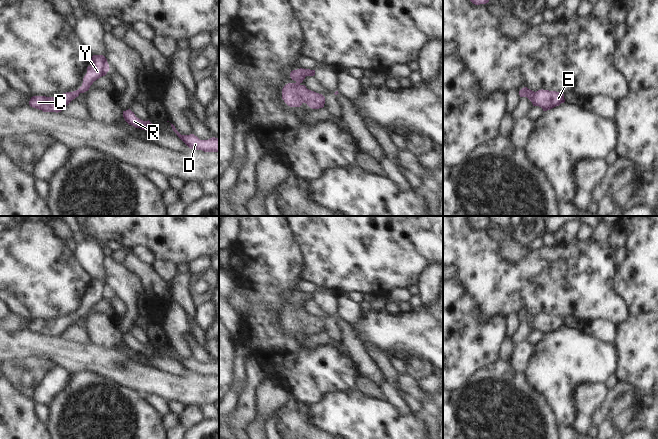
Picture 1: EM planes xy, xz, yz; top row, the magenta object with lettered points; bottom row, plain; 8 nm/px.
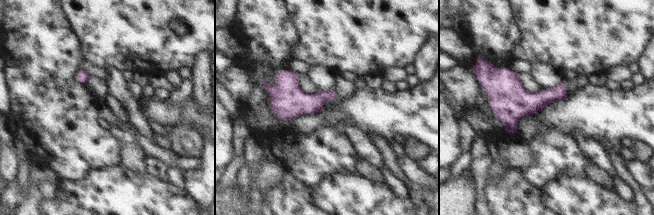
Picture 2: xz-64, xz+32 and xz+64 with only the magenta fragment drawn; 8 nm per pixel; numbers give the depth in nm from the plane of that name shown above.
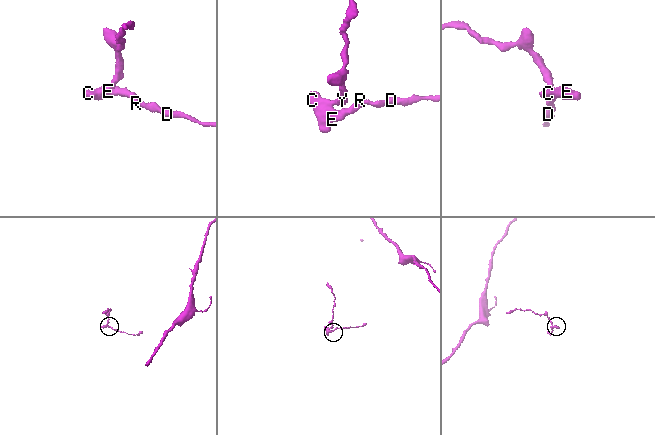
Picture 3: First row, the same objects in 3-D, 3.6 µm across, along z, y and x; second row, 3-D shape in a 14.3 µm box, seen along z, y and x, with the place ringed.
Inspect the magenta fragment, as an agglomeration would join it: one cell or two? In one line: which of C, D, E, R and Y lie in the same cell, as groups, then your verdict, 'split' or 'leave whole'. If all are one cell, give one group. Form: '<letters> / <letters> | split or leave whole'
C D E R Y | leave whole

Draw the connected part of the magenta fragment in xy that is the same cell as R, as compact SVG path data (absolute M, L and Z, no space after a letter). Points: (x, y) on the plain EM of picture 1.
M130 333L123 335L123 341L129 349L134 350L135 352L140 352L146 355L153 355L154 353L154 348L152 348L149 344L143 345L137 342L134 336L132 336Z

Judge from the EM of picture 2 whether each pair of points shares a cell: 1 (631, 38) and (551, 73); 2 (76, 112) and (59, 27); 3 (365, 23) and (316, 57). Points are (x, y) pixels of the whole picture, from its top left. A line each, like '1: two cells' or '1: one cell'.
1: two cells
2: one cell
3: one cell

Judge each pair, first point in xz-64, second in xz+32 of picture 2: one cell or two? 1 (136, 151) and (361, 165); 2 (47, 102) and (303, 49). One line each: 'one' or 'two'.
1: one
2: two

